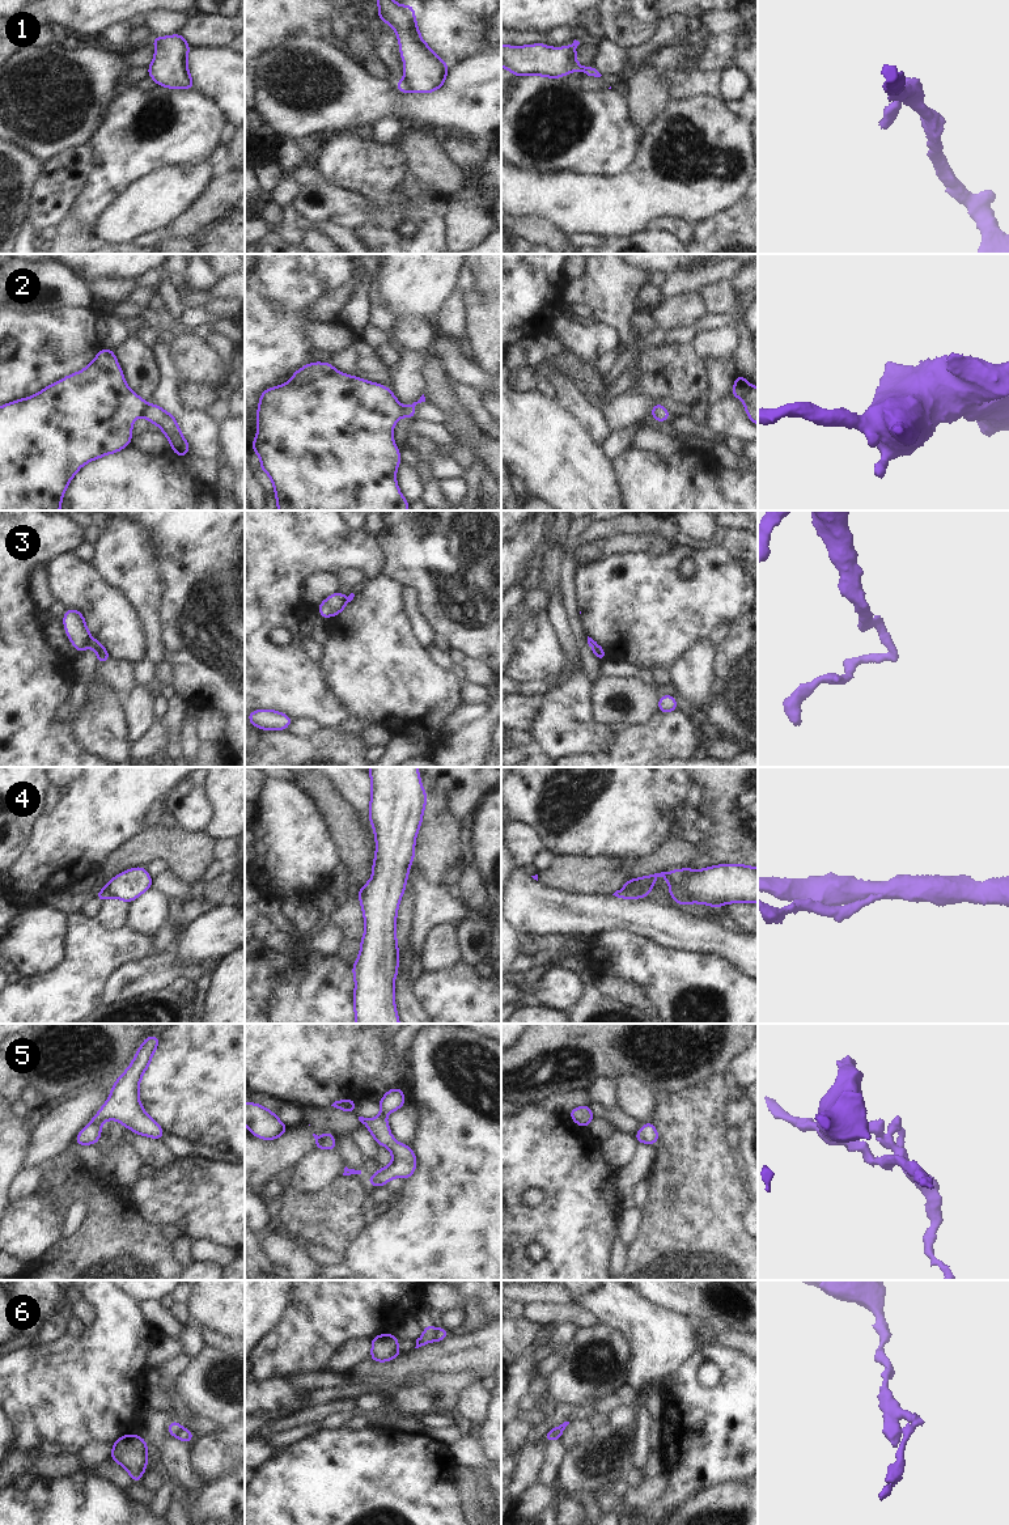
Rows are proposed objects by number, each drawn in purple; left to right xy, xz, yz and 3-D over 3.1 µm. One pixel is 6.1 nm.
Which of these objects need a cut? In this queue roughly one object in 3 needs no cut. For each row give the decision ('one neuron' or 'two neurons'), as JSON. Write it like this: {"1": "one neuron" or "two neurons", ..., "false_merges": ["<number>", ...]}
{"1": "two neurons", "2": "two neurons", "3": "two neurons", "4": "two neurons", "5": "two neurons", "6": "two neurons", "false_merges": ["1", "2", "3", "4", "5", "6"]}

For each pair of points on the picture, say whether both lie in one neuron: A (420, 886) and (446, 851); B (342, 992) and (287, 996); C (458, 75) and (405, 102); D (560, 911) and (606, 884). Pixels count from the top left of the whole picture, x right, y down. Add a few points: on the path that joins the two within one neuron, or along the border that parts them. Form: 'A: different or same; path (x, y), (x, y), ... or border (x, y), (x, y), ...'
A: different; border (414, 863), (431, 882), (450, 889)
B: same; path (329, 992), (323, 996), (300, 996)
C: same; path (449, 89), (436, 102), (419, 102)
D: different; border (559, 889), (575, 894), (611, 896)

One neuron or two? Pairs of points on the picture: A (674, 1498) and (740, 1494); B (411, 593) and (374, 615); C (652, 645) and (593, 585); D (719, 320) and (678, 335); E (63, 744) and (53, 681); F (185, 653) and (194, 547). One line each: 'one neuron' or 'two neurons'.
A: two neurons
B: two neurons
C: one neuron
D: one neuron
E: one neuron
F: one neuron

